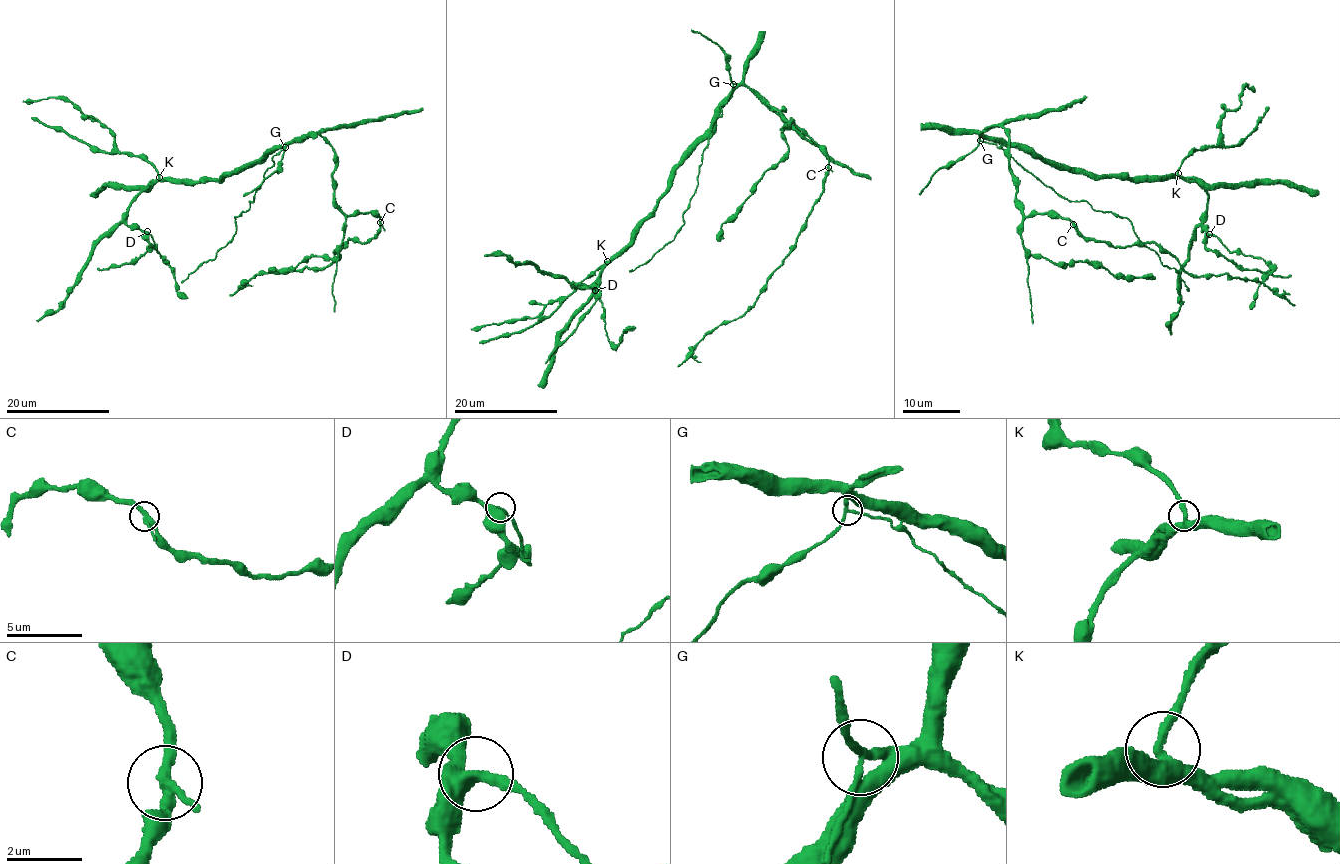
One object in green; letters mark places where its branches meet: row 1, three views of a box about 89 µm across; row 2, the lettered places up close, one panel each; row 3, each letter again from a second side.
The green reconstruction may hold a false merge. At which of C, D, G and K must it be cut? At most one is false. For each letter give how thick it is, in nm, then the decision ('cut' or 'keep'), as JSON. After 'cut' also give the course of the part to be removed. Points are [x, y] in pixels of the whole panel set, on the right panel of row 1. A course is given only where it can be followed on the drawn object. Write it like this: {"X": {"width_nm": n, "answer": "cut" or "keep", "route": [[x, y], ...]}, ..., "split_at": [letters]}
{"C": {"width_nm": 280, "answer": "keep"}, "D": {"width_nm": 360, "answer": "keep"}, "G": {"width_nm": 200, "answer": "cut", "route": [[980, 140], [1069, 201], [1085, 201], [1094, 209], [1124, 216], [1137, 238], [1163, 265], [1173, 268], [1189, 291]]}, "K": {"width_nm": 300, "answer": "keep"}, "split_at": ["G"]}

